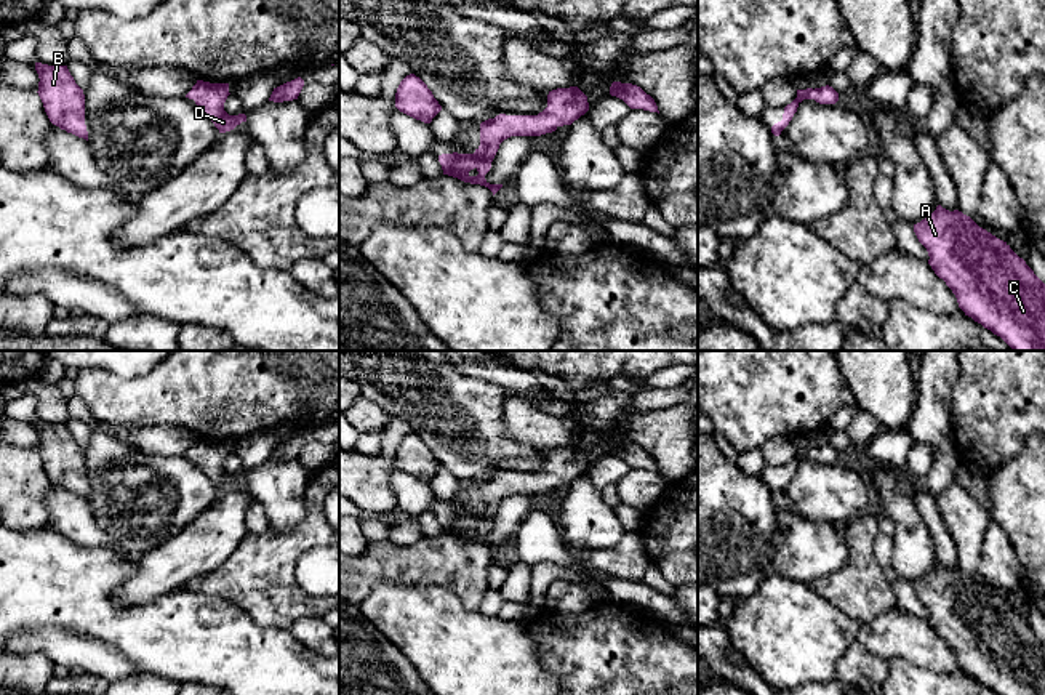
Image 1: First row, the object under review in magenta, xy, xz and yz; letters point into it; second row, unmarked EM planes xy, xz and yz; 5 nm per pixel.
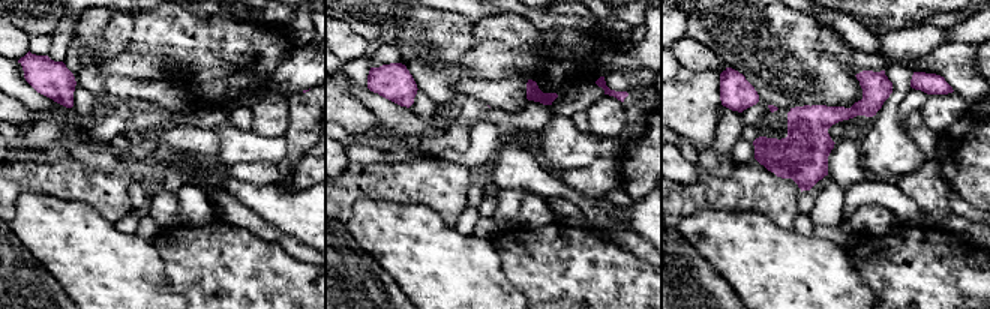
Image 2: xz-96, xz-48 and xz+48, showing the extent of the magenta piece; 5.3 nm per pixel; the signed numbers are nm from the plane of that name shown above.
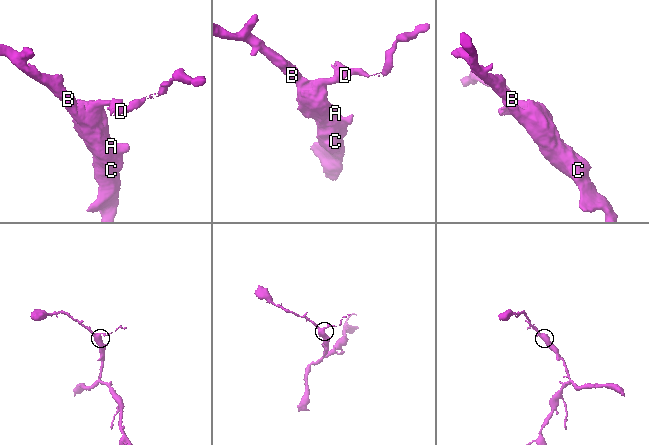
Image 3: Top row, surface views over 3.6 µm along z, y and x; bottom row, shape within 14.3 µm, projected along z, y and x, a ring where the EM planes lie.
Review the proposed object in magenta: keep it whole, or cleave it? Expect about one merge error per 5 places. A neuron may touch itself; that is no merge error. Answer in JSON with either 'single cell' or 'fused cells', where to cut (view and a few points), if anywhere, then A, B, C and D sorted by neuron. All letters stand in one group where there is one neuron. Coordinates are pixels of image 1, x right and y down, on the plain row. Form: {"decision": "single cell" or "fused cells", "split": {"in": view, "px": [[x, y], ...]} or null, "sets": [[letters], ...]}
{"decision": "single cell", "split": null, "sets": [["A", "B", "C", "D"]]}

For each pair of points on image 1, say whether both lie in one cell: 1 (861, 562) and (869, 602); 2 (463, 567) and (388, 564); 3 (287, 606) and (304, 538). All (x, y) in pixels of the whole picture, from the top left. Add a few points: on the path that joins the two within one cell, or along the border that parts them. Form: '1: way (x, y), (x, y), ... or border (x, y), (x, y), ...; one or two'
1: way (861, 572), (863, 593); one
2: way (444, 564), (407, 564); one
3: way (285, 590), (285, 558), (288, 554); one

